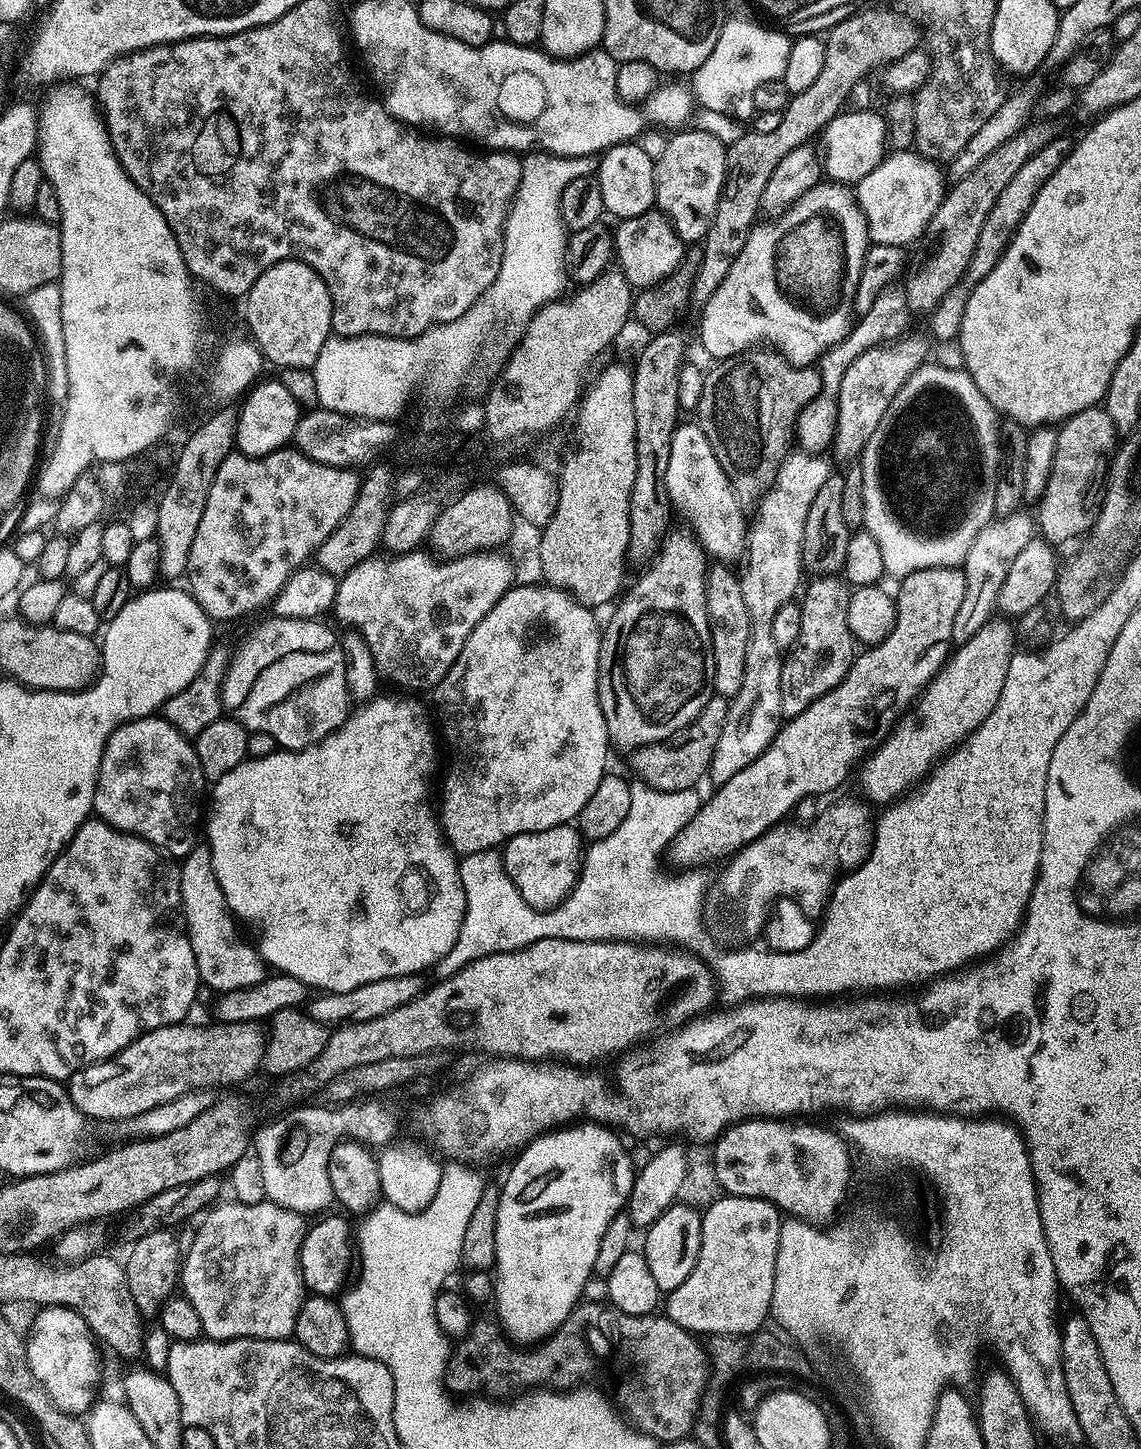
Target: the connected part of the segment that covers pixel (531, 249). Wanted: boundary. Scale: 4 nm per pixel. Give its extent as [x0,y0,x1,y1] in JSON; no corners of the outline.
[500,150,598,304]

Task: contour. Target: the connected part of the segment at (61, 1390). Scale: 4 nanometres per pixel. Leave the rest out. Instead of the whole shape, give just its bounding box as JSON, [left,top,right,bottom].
[26,1304,100,1413]

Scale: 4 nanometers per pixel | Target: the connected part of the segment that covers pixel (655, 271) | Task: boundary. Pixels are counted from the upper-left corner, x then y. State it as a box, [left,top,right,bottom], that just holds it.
[614,210,685,289]

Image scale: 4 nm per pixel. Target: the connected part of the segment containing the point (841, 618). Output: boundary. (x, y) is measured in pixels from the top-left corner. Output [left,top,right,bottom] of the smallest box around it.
[782,574,858,718]

